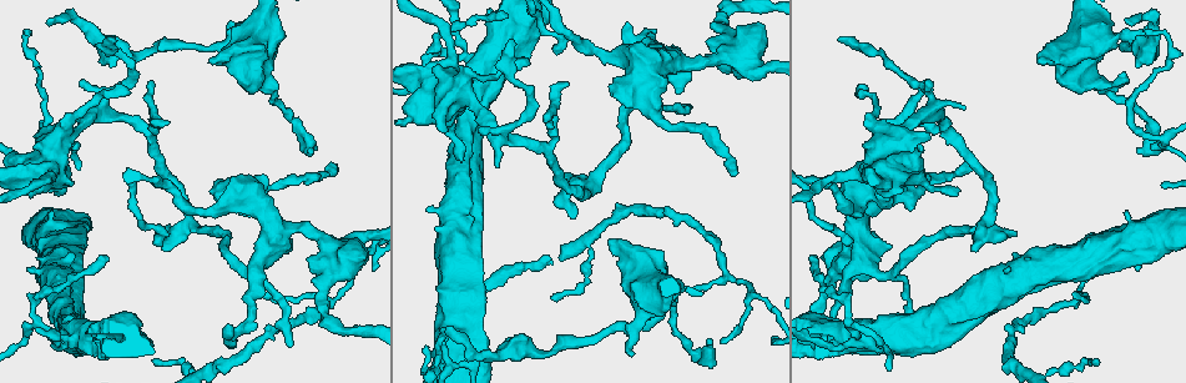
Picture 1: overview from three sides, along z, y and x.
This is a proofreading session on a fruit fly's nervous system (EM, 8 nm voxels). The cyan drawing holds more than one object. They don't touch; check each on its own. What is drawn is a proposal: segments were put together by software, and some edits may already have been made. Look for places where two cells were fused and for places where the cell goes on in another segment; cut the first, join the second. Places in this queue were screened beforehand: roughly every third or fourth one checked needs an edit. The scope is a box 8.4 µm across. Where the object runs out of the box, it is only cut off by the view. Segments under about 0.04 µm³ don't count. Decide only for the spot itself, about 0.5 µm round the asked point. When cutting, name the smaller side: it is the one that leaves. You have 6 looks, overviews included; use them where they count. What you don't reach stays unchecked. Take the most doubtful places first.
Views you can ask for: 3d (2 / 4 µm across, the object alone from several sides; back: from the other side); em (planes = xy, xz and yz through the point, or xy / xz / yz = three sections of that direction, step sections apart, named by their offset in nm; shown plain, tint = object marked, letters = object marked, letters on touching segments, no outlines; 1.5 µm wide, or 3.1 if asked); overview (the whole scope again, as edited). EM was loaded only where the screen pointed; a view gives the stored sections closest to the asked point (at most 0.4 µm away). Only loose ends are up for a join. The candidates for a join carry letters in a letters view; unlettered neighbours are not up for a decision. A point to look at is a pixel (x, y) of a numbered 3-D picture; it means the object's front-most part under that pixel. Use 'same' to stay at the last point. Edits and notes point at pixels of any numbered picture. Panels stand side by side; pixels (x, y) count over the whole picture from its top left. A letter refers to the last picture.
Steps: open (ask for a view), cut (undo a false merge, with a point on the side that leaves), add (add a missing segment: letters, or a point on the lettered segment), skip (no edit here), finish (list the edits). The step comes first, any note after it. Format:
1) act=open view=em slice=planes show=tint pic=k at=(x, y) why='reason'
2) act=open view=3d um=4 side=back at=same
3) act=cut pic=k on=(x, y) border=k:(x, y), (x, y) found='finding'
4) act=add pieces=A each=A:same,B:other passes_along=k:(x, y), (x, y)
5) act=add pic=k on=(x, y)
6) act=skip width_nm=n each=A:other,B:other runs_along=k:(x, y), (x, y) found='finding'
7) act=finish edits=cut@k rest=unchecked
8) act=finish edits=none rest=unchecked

act=open view=em slice=planes show=letters pic=1 at=(1126, 20) why='long arm stops here'

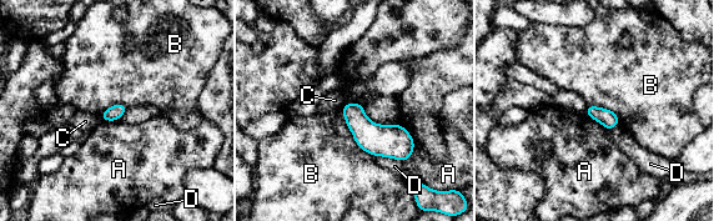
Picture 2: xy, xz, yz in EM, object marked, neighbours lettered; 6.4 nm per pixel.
act=skip longest_contact=B:380nm each=A:other,B:other,C:other,D:other border=2:(415, 141), (412, 155), (402, 161) found='none of them fits'

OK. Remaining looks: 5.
act=open view=em slice=planes show=letters pic=1 at=(709, 339) why='tapers out'

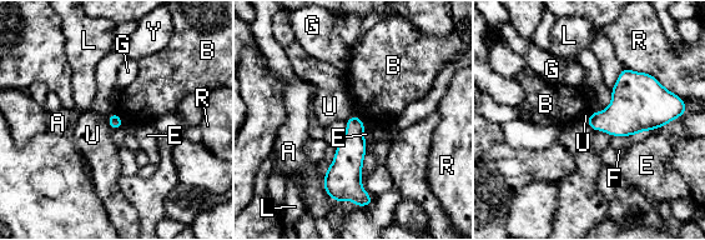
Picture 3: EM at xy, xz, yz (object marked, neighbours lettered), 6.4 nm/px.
act=skip each=A:other,B:other,E:other,F:other,G:other,L:other,R:other,U:other,Y:other border=3:(109, 114), (109, 128), (111, 130) found='no lettered segment goes on from it'

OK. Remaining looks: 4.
act=open view=3d um=2 pic=1 at=(691, 105)

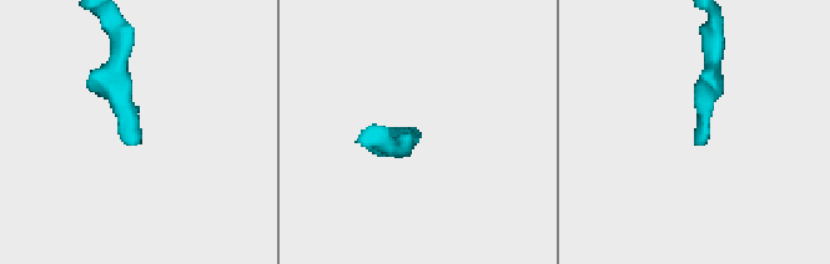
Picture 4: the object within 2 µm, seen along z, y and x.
act=open view=em slice=planes show=letters pic=4 at=(413, 130)

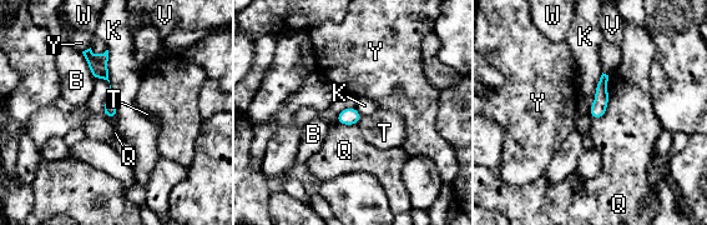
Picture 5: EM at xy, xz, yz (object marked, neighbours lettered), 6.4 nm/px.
act=skip each=B:other,K:other,Q:other,T:other,V:other,W:other,Y:other border=5:(110, 84), (116, 108), (114, 119) found='none of them fits'

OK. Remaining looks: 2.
act=finish edits=none rest=unchecked

